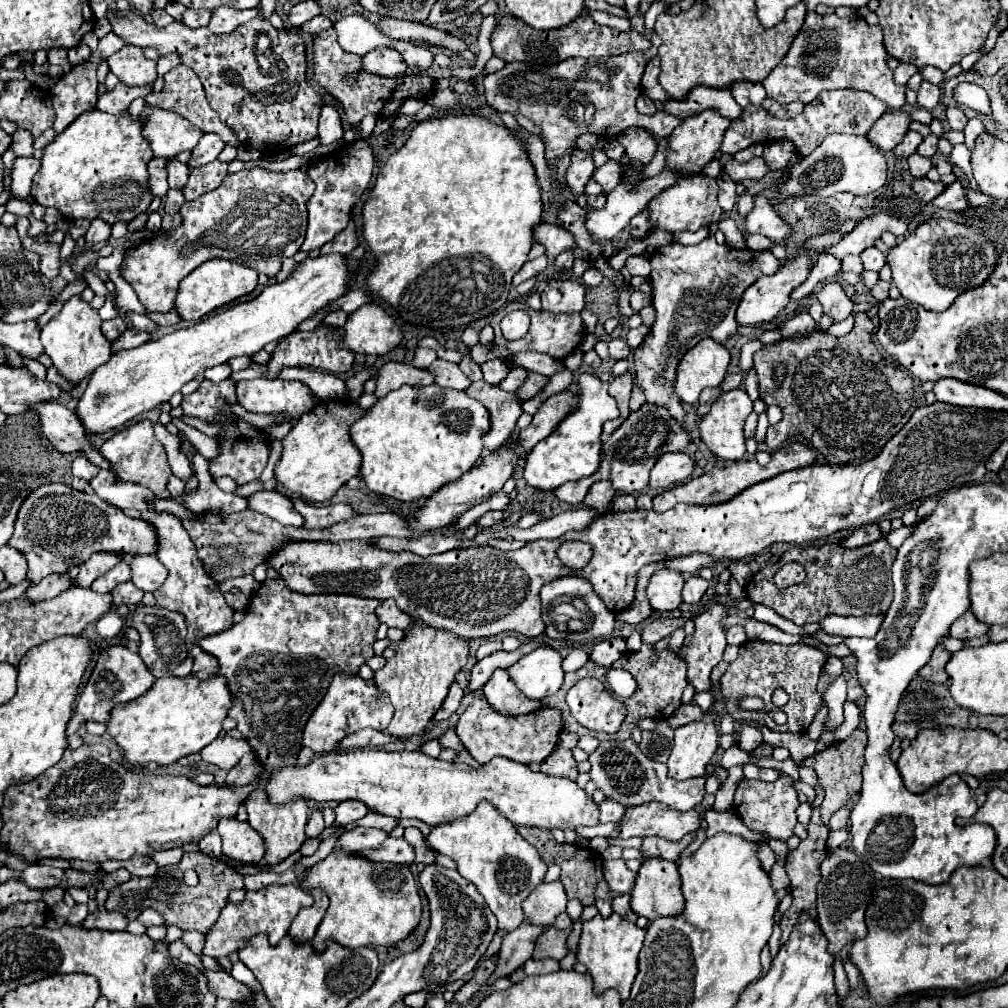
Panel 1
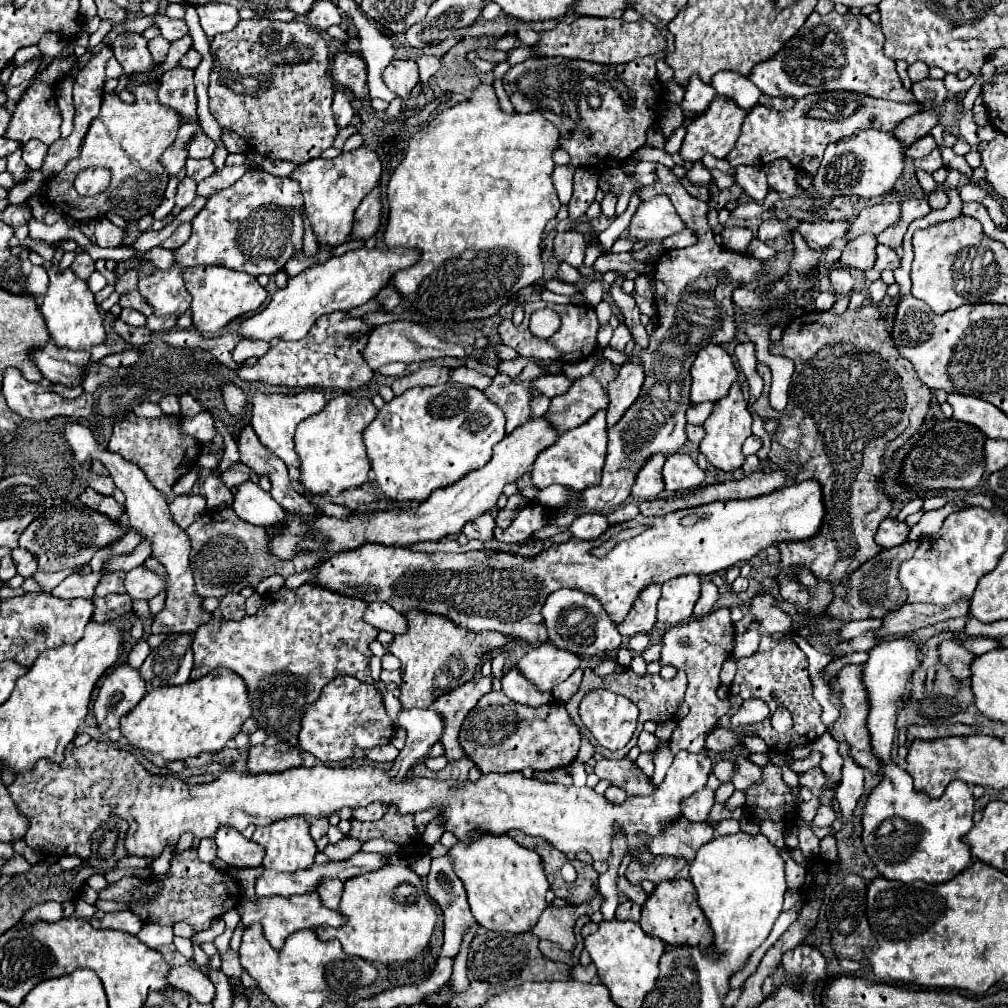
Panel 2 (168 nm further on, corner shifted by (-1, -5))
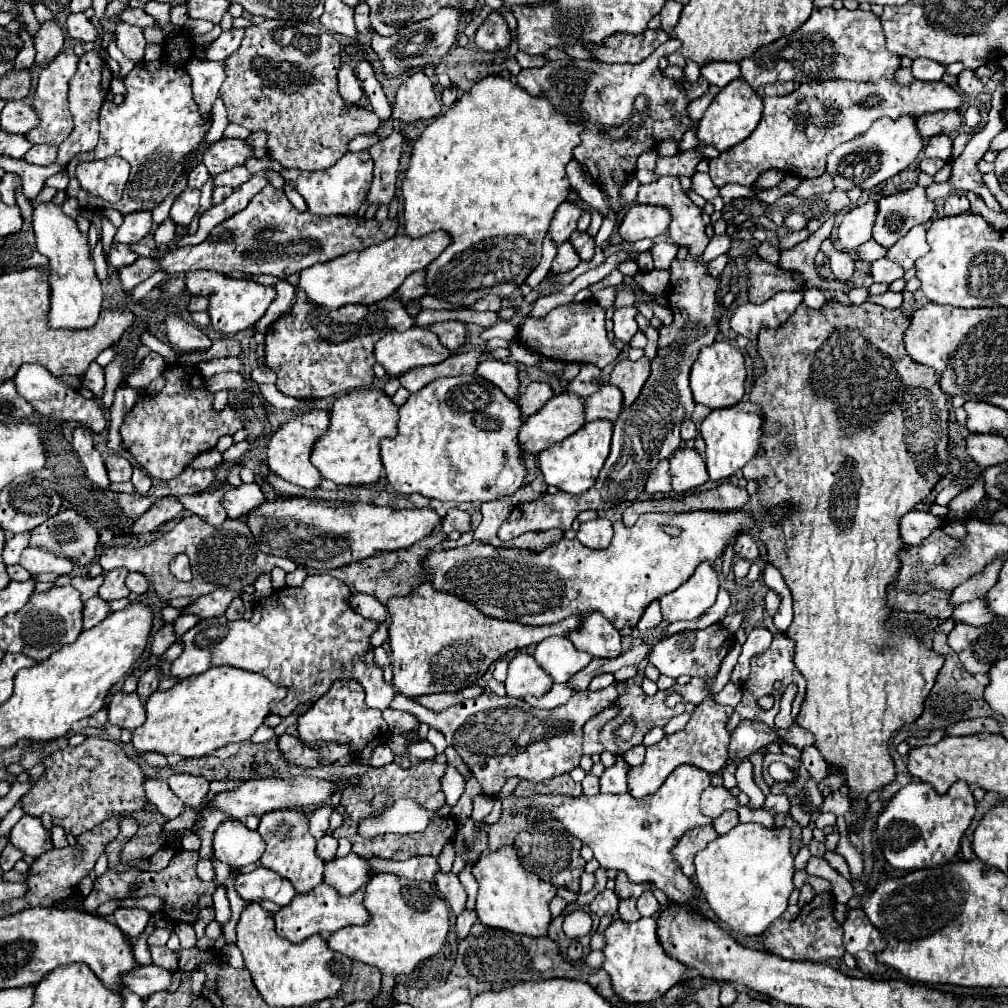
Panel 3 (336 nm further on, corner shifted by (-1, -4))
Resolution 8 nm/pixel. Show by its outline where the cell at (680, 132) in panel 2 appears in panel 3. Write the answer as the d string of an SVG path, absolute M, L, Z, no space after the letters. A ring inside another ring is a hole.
M689 129L686 131L686 133L683 135L683 138L679 144L679 151L684 152L687 150L692 150L700 147L700 143L698 142L698 139L696 138L696 132L695 129Z

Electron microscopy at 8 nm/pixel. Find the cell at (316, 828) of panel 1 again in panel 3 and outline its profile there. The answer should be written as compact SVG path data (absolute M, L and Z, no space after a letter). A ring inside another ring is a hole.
M322 806L322 808L316 808L314 812L310 812L310 834L316 840L320 840L326 834L330 812L332 812L330 806Z

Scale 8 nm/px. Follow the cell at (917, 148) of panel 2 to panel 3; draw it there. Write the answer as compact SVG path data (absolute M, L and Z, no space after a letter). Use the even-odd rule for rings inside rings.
M946 134L932 136L932 138L926 142L926 146L924 146L924 156L950 160L950 158L952 158L952 140L950 140Z

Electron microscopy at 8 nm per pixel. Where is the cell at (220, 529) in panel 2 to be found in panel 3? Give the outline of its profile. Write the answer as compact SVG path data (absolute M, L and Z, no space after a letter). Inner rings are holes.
M190 516L180 520L172 530L162 534L156 542L144 548L120 548L120 546L108 546L102 550L98 564L104 572L124 566L130 572L140 572L148 576L152 582L156 594L160 600L172 600L172 598L192 598L196 602L200 596L210 594L214 590L234 590L242 592L244 586L254 584L260 574L270 574L272 568L282 568L284 572L294 572L298 566L292 560L268 556L256 548L256 540L244 520L226 518L220 526L212 526L200 516ZM184 552L190 558L192 566L192 580L190 582L178 582L170 570L168 562L174 554Z

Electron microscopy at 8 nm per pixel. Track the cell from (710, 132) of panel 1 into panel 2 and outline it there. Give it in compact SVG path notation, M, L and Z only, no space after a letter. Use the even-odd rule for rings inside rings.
M716 95L716 99L708 105L706 111L702 111L696 119L692 119L686 129L686 137L684 137L684 143L682 143L682 149L680 149L680 155L684 161L700 161L706 153L722 159L726 157L728 151L732 151L736 139L740 137L740 127L744 123L744 117L748 115L748 111L740 109L736 105L736 101L728 101L726 97L720 97Z

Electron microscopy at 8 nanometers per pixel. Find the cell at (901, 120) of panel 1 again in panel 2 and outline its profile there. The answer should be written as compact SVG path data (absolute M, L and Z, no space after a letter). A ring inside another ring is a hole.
M924 109L924 113L916 113L904 119L900 125L896 125L894 135L900 141L904 141L904 145L912 145L920 137L926 137L932 131L932 127L938 125L938 119L940 119L940 113L936 109Z

